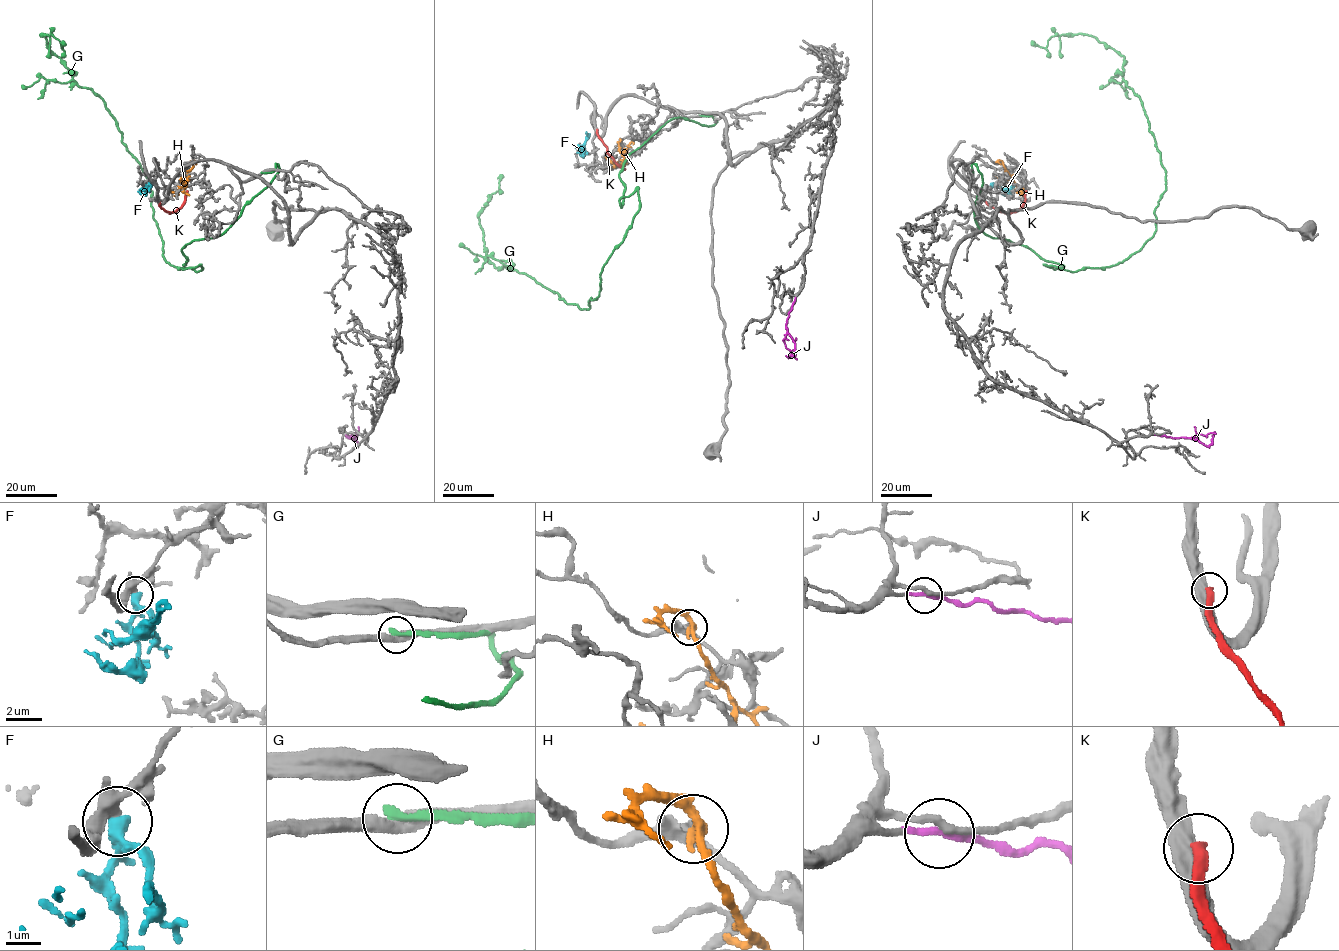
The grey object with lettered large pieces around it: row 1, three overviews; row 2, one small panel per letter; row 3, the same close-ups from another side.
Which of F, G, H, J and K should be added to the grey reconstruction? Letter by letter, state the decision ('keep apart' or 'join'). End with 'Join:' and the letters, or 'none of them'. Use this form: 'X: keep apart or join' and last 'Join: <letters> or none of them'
F: keep apart
G: keep apart
H: keep apart
J: join
K: keep apart
Join: J

